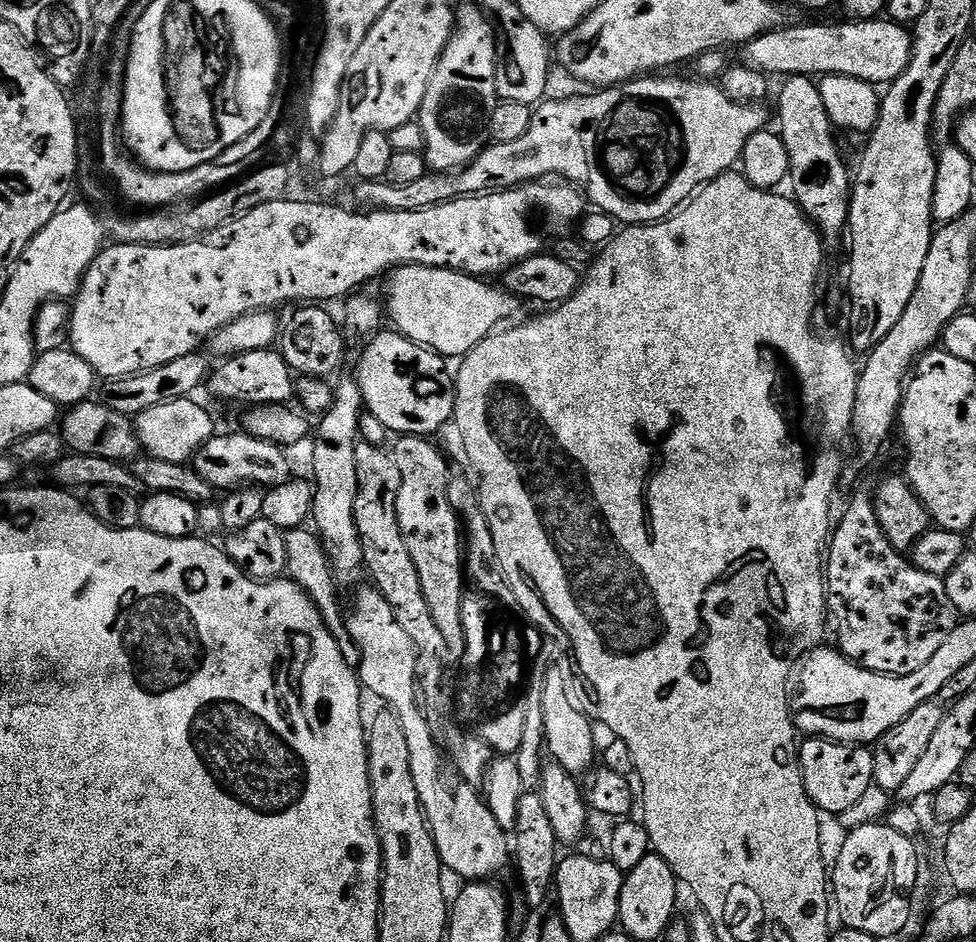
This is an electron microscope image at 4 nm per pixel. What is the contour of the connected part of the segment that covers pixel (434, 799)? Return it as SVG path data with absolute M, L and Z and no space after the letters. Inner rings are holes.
M368 586L356 596L352 604L353 612L346 620L346 632L356 644L360 644L360 664L358 663L358 675L361 685L368 688L380 700L385 700L387 707L398 718L400 728L406 738L406 747L410 754L410 775L414 777L414 790L418 790L420 805L424 808L424 818L428 822L428 828L436 843L436 849L440 855L441 865L448 868L456 876L461 876L464 882L488 882L496 876L504 867L510 864L510 840L498 826L494 814L490 814L487 804L484 803L481 793L475 787L467 783L458 774L456 769L450 766L445 753L435 744L433 735L427 726L426 718L418 703L418 683L415 676L416 648L408 634L398 626L394 618L394 611L390 608L386 598L375 587Z

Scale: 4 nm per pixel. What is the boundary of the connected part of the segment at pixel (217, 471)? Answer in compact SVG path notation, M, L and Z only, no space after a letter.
M243 430L229 436L214 434L196 451L194 467L204 481L213 489L235 490L245 486L255 486L267 490L284 484L290 479L285 449L270 441L259 440Z

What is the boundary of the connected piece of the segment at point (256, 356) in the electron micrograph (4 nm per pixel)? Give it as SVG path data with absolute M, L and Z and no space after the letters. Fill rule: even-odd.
M275 347L237 352L221 364L224 365L218 369L215 367L206 381L206 388L220 400L229 400L232 404L246 404L245 406L288 406L297 395L297 377L282 352Z

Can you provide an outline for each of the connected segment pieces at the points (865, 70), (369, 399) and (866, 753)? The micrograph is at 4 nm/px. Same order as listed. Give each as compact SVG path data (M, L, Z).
M887 18L852 20L848 24L789 23L773 32L764 32L743 45L743 63L769 78L811 76L823 78L842 74L867 84L887 86L906 70L912 56L909 29Z
M381 330L371 337L363 345L364 353L360 356L360 361L356 364L356 373L354 373L354 379L357 386L360 388L360 393L364 399L364 407L367 412L374 414L374 418L378 418L378 422L382 422L382 426L388 428L389 433L399 434L400 436L423 436L425 438L435 437L435 432L443 426L444 423L453 419L456 411L456 382L453 373L448 373L449 361L443 356L439 356L436 352L431 352L428 348L423 348L421 344L416 344L413 340L407 340L405 336L400 335L395 330Z
M808 738L799 745L800 773L804 779L804 793L821 813L839 814L850 810L862 794L873 784L874 758L872 748L841 744L835 740Z

